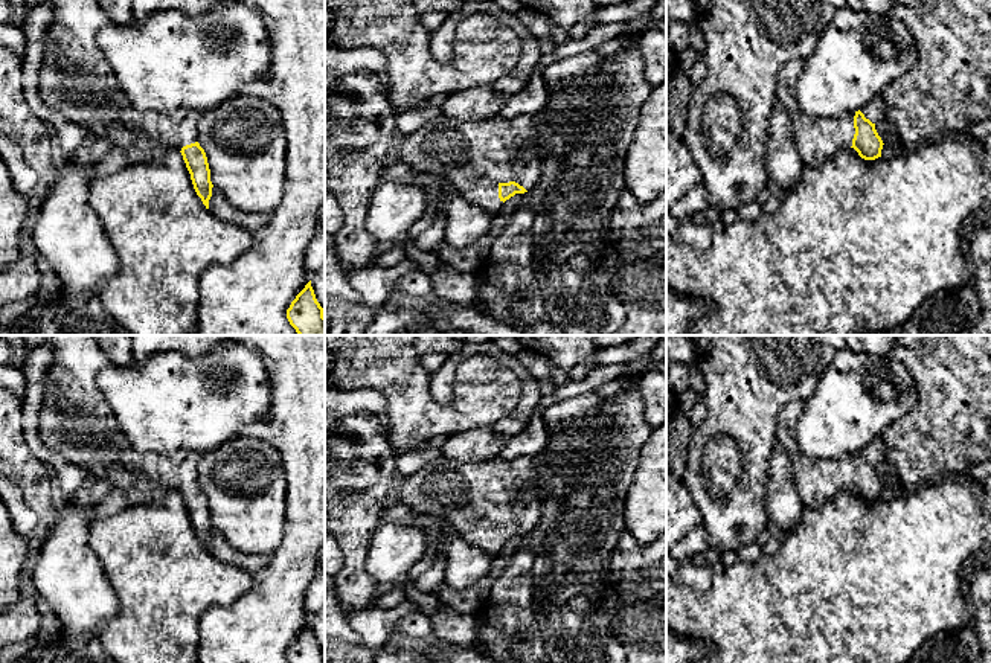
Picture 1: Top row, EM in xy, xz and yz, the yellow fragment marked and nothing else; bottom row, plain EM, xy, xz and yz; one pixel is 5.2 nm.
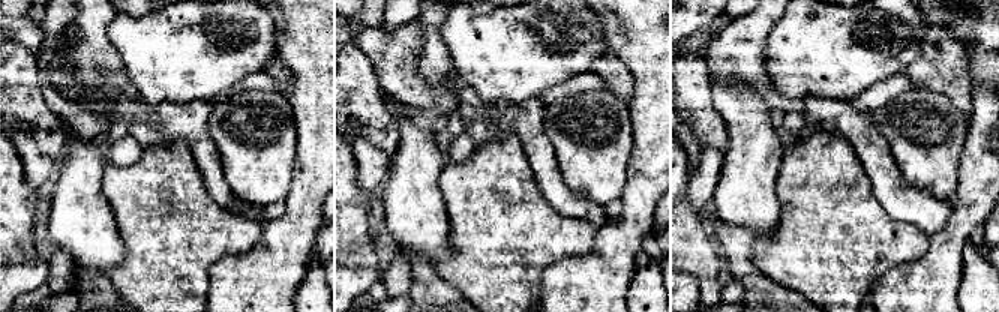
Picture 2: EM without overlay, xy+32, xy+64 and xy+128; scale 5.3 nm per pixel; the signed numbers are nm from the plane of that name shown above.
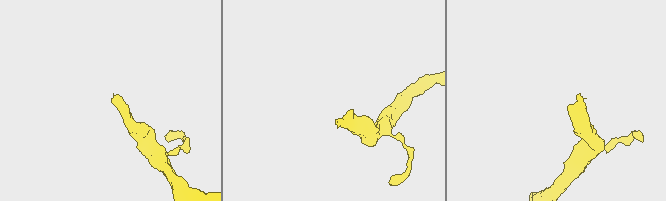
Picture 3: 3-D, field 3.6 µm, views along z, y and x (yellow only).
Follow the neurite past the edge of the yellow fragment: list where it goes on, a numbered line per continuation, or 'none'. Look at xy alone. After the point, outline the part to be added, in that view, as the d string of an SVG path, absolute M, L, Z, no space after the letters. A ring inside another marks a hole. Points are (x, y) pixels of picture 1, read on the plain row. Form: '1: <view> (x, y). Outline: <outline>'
1: xy (76, 422). Outline: M46 335L55 361L43 381L38 433L43 444L82 468L90 482L104 480L125 494L130 504L159 501L169 492L198 483L200 454L180 450L172 456L136 450L122 433L96 375L114 364L93 335Z

